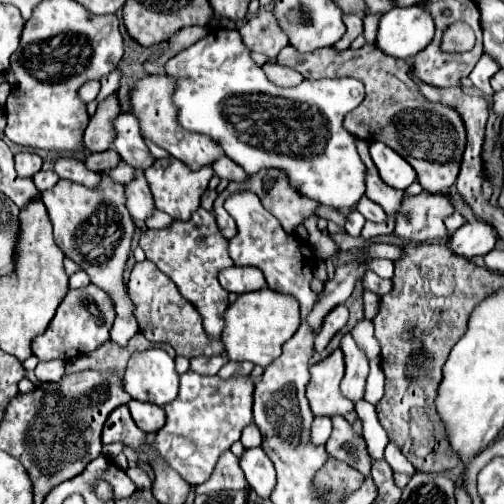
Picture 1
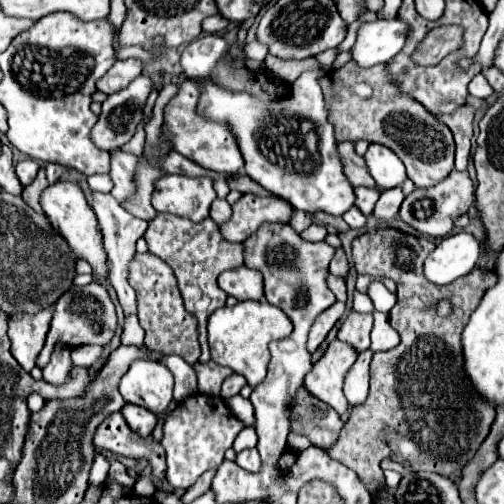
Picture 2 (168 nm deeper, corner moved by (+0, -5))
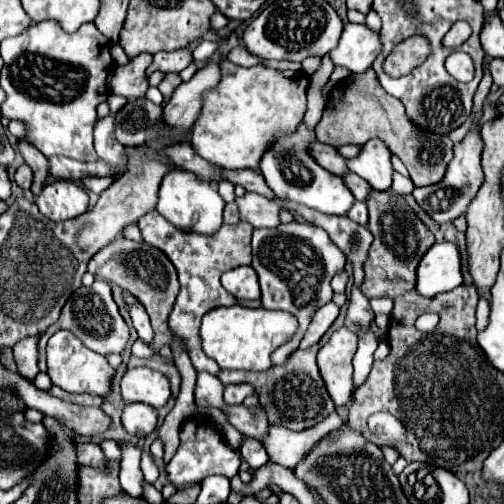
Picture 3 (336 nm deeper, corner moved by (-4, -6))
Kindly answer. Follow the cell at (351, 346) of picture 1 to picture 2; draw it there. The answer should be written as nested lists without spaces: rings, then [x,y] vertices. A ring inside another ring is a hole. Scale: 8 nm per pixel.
[[[350,312],[338,330],[338,340],[354,346],[356,352],[370,348],[370,330],[372,330],[372,314]]]

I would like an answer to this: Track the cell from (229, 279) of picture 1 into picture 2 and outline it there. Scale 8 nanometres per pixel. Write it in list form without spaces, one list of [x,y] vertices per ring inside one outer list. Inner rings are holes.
[[[246,266],[222,272],[218,276],[218,286],[236,300],[260,300],[264,296],[264,278],[258,270]]]

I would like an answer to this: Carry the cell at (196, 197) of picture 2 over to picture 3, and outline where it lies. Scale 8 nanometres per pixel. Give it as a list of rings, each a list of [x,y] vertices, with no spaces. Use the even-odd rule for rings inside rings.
[[[174,169],[174,171],[168,171],[168,175],[162,179],[156,209],[178,229],[194,231],[194,233],[202,233],[202,235],[212,235],[222,225],[224,201],[212,183],[198,179],[194,173]]]

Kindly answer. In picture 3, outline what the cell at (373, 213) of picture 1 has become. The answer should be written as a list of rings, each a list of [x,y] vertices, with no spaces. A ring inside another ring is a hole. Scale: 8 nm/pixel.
[[[348,171],[348,175],[342,177],[342,181],[344,181],[346,187],[352,191],[352,195],[356,197],[356,201],[366,201],[366,197],[368,197],[370,191],[372,191],[372,187],[370,187],[362,177],[358,177],[358,175],[350,173],[350,171]]]

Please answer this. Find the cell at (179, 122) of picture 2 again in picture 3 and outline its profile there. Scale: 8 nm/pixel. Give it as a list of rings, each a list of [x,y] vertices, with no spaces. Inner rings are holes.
[[[228,59],[220,61],[222,67],[222,81],[218,87],[204,95],[204,107],[200,117],[192,127],[190,143],[206,161],[224,167],[224,169],[254,169],[258,167],[266,149],[276,143],[280,137],[288,135],[302,123],[302,115],[306,111],[306,89],[308,89],[308,75],[302,71],[276,71],[266,69],[262,65],[256,67],[238,67]]]

